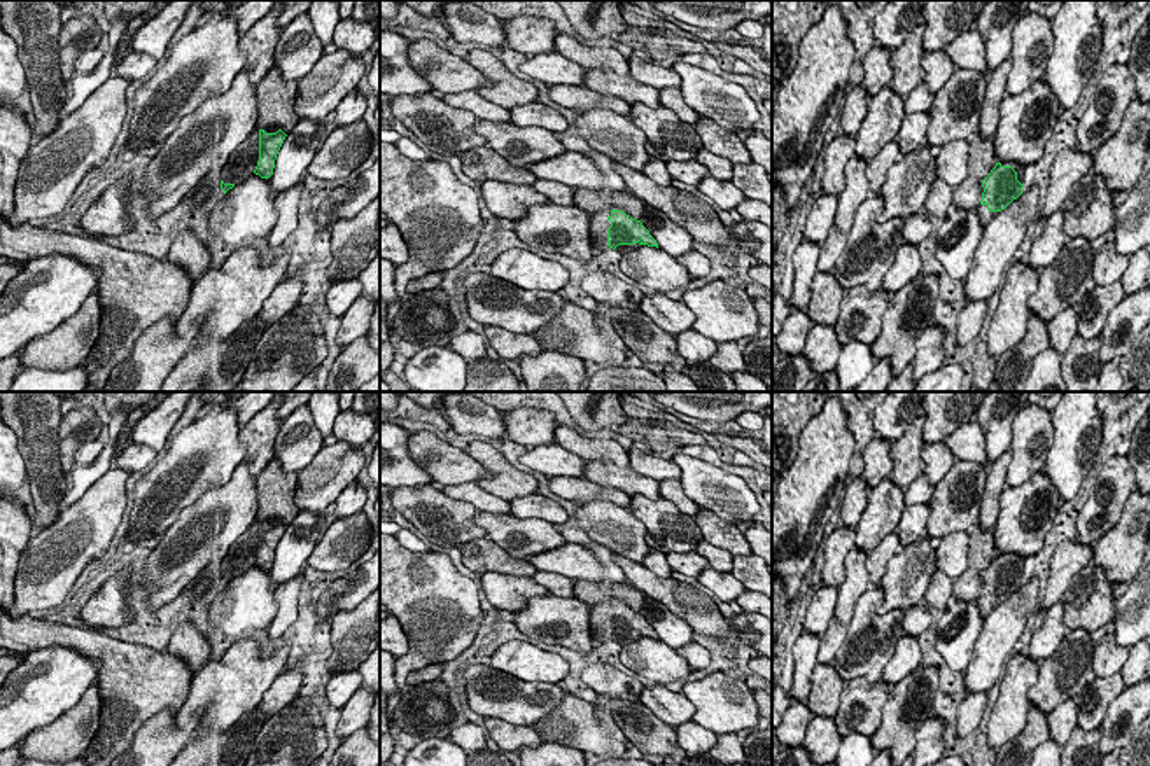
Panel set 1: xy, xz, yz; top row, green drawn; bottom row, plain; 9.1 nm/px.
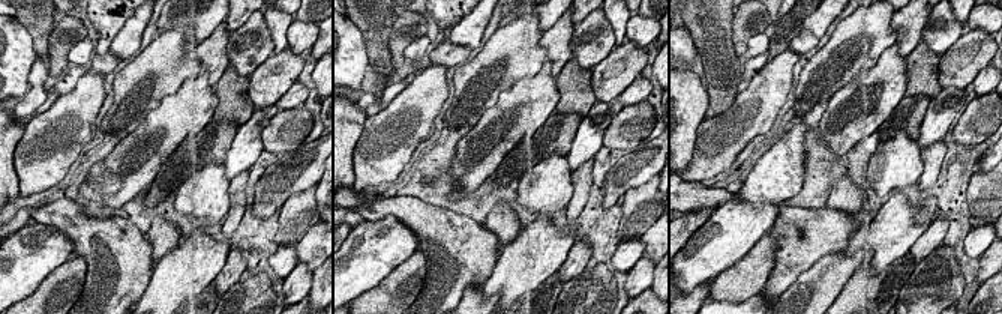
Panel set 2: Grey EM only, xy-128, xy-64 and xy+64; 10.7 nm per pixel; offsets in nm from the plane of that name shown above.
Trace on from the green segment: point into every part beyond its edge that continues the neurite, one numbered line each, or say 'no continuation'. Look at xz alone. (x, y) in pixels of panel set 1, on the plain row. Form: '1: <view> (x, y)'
1: xz (599, 616)

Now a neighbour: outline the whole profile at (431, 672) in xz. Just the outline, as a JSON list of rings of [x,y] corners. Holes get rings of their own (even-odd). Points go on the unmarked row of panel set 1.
[[[441,663],[424,666],[420,670],[410,672],[406,682],[410,686],[415,686],[415,684],[420,684],[420,682],[436,680],[436,679],[441,677],[443,670],[445,670],[445,666]]]

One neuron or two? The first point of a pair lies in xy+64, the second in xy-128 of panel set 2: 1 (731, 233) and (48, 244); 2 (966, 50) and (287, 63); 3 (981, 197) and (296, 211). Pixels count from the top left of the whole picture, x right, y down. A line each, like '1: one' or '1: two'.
1: one
2: one
3: one

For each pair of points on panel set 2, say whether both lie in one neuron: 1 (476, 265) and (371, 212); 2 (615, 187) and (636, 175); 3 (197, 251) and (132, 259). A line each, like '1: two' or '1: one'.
1: one
2: one
3: two

